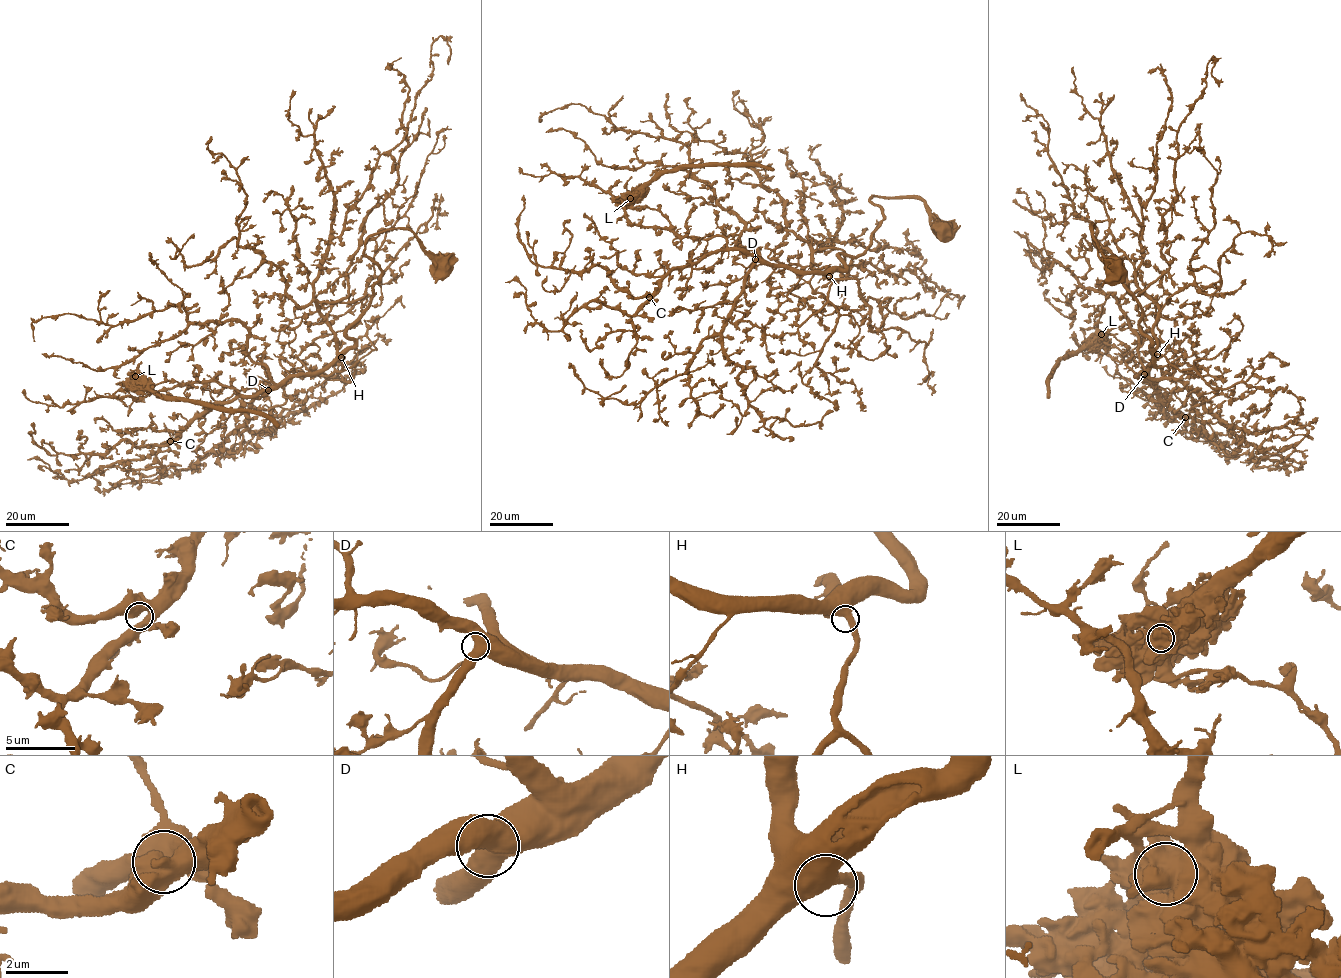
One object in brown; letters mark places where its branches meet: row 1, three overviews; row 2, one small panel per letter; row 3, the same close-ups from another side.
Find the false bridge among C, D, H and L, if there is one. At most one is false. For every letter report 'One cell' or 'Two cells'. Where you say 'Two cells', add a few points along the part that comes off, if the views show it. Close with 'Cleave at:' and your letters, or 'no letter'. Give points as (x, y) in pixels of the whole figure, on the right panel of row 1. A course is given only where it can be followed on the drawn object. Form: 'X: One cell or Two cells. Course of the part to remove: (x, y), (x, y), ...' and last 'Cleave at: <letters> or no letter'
C: One cell
D: One cell
H: One cell
L: Two cells. Course of the part to remove: (1101, 334), (1084, 349), (1068, 355), (1053, 368), (1049, 380), (1049, 396)
Cleave at: L

